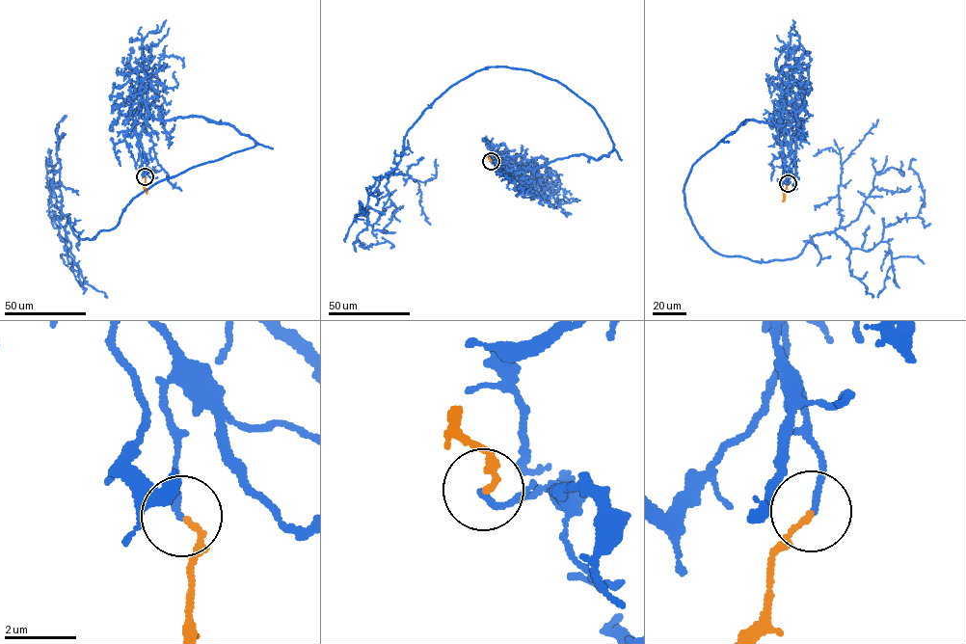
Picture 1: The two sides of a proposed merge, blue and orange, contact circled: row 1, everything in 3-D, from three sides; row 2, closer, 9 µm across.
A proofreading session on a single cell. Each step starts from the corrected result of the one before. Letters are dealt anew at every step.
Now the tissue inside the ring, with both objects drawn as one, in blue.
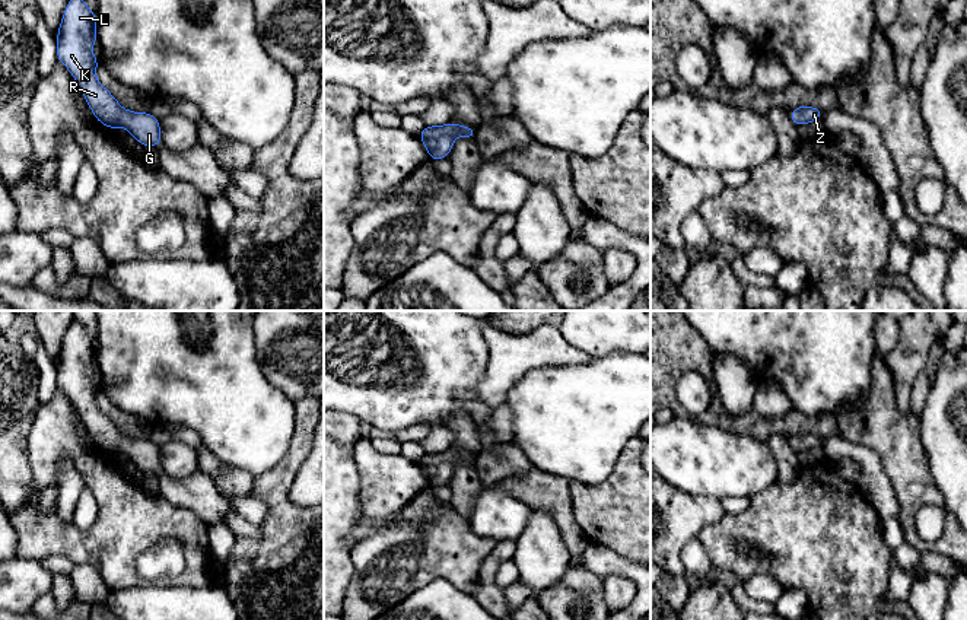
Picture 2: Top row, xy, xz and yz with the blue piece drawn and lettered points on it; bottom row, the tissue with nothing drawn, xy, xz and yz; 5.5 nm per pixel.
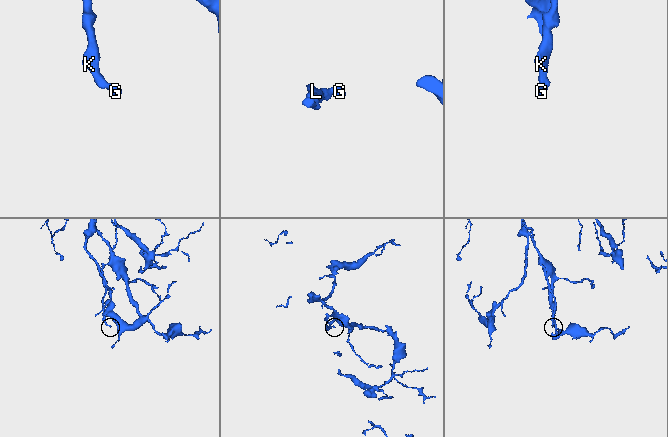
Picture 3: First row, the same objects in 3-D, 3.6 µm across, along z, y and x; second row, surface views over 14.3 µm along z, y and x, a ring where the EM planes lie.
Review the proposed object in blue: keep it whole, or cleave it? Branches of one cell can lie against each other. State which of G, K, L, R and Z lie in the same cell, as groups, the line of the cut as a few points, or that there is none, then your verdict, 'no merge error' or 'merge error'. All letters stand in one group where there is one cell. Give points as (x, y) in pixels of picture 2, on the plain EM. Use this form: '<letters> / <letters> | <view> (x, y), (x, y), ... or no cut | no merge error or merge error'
G K L R Z | no cut | no merge error

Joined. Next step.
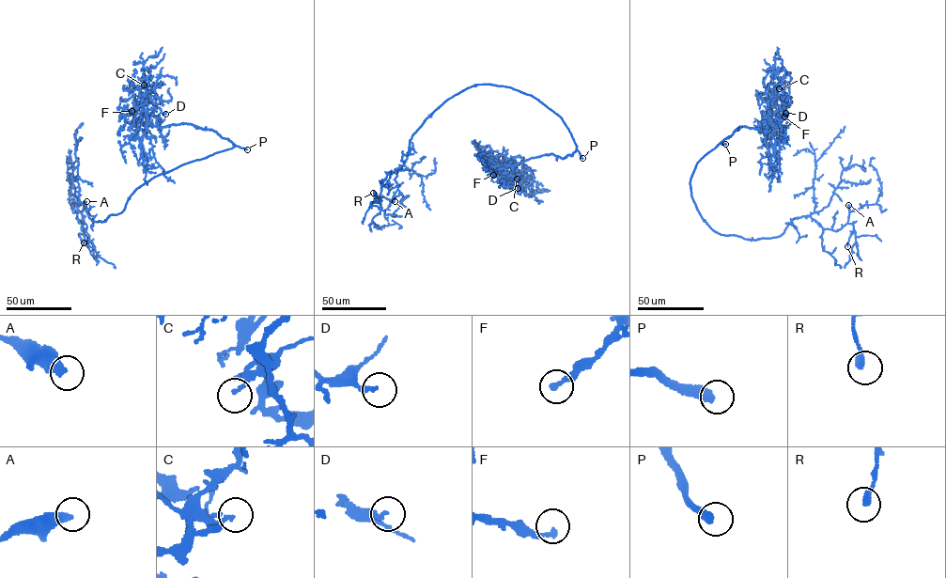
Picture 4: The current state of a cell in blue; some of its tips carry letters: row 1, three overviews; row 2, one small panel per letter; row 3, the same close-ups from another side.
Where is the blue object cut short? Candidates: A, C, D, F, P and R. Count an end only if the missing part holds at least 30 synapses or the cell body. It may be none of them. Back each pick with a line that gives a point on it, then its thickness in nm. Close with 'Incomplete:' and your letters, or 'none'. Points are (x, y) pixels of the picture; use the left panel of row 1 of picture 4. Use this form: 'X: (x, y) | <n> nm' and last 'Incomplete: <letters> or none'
D: (165, 114) | 180 nm
P: (247, 149) | 320 nm
Incomplete: D, P

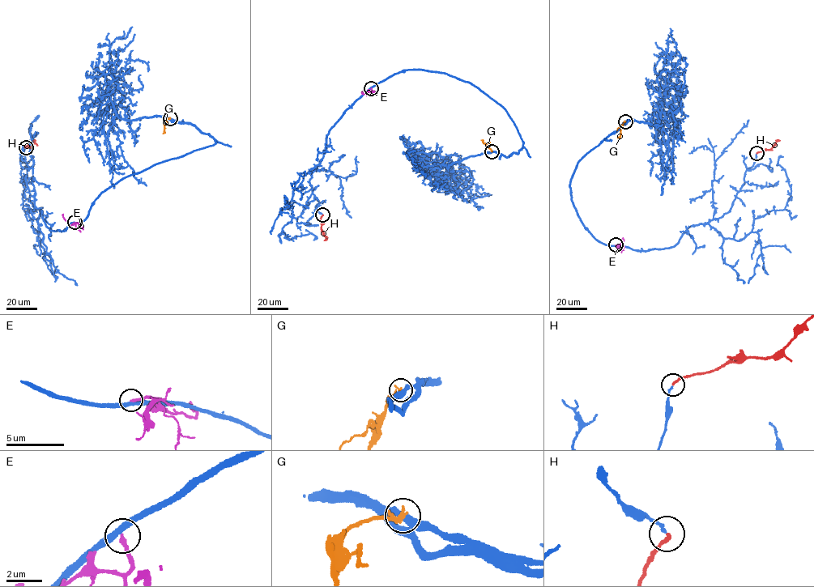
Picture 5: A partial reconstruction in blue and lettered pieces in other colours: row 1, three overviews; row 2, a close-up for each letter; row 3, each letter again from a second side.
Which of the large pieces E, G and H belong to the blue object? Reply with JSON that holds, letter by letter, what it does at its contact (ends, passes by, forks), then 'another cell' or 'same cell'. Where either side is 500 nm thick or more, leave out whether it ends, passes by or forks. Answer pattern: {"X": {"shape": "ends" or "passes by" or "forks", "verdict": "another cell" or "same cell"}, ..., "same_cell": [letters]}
{"E": {"shape": "ends", "verdict": "another cell"}, "G": {"shape": "ends", "verdict": "another cell"}, "H": {"shape": "ends", "verdict": "same cell"}, "same_cell": ["H"]}

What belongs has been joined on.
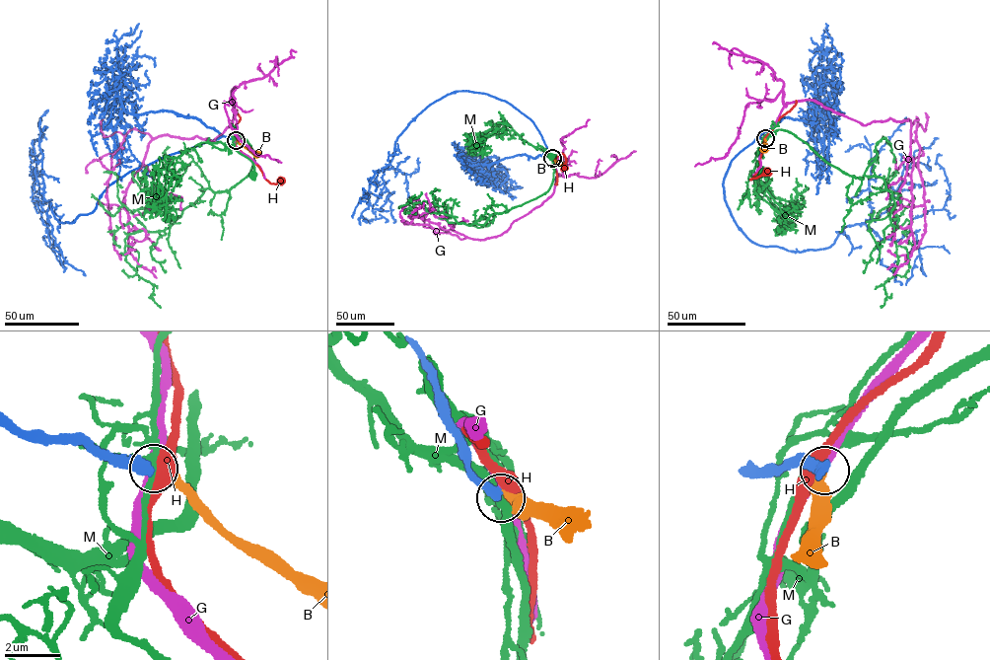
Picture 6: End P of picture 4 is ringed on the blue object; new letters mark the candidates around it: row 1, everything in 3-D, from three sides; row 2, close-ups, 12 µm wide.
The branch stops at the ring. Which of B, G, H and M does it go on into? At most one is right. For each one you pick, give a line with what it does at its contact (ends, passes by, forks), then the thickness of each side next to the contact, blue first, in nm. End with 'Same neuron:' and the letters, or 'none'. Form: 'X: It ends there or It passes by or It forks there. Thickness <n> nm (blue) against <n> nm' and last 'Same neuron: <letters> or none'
B: It ends there. Thickness 360 nm (blue) against 320 nm
Same neuron: B

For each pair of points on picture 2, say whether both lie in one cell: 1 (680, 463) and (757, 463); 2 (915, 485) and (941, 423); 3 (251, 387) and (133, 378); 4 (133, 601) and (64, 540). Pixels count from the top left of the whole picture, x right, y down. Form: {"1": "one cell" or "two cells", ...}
{"1": "one cell", "2": "two cells", "3": "one cell", "4": "two cells"}

